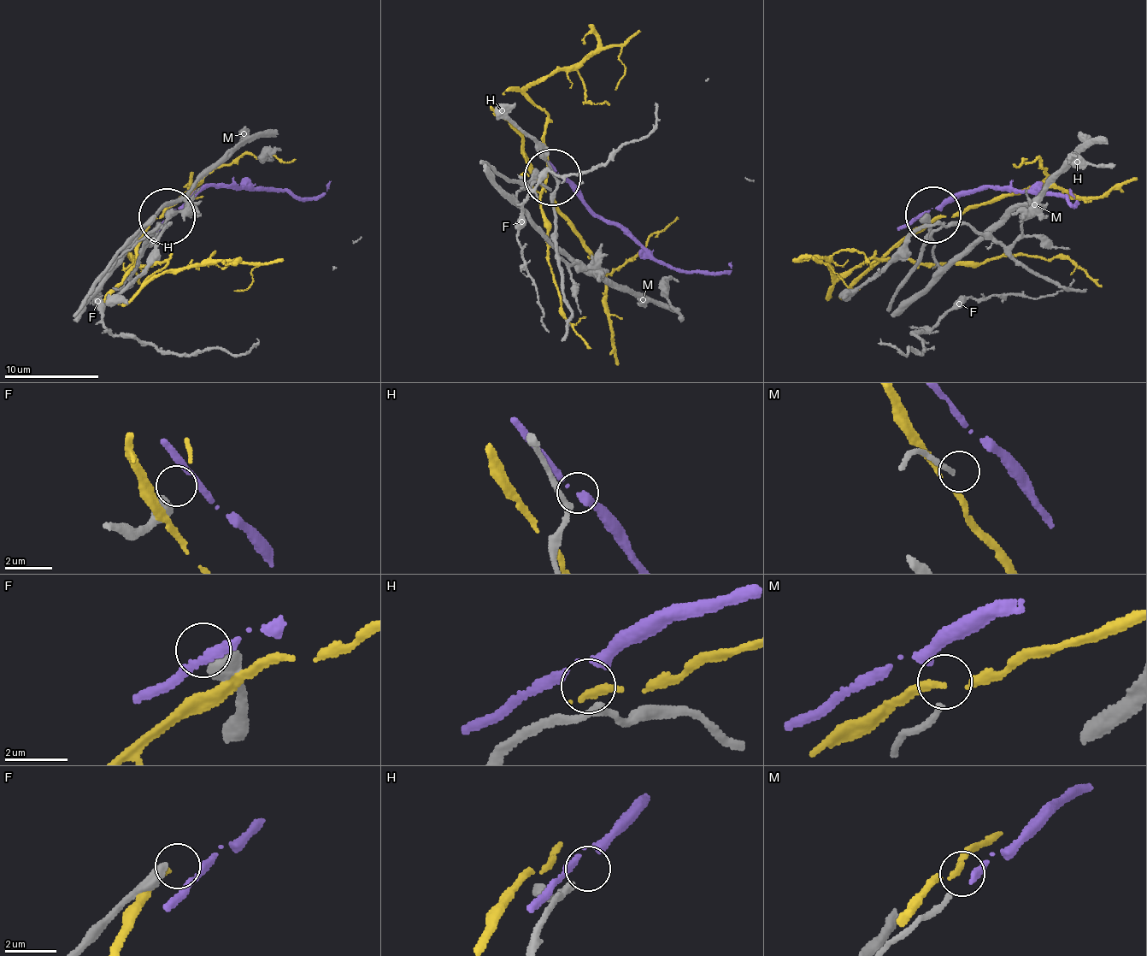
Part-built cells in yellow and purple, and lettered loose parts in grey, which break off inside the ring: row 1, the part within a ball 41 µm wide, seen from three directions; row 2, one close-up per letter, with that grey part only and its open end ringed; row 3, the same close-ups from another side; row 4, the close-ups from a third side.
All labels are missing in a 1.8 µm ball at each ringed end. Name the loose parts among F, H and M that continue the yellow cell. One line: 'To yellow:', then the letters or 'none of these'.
To yellow: none of these

